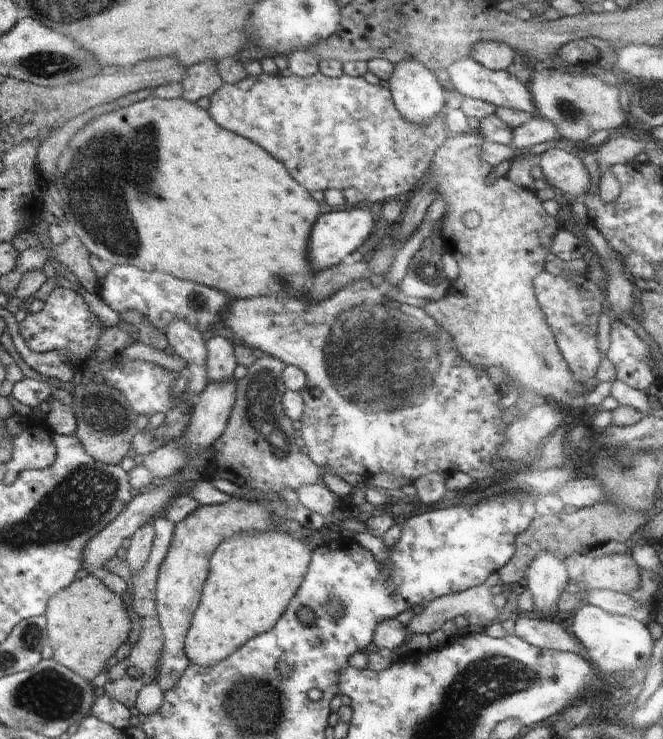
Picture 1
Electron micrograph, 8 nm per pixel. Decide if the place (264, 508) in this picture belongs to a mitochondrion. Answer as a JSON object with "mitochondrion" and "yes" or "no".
{"mitochondrion":"no"}

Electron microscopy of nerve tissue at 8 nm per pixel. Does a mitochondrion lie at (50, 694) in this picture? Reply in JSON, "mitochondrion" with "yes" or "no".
{"mitochondrion":"yes"}

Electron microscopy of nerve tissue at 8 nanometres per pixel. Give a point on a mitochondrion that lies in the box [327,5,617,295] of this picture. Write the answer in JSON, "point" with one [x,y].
{"point":[571,111]}

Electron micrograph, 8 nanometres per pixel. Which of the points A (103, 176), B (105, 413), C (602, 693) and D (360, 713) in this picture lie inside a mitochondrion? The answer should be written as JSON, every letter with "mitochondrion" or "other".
{"A":"mitochondrion","B":"mitochondrion","C":"other","D":"other"}

